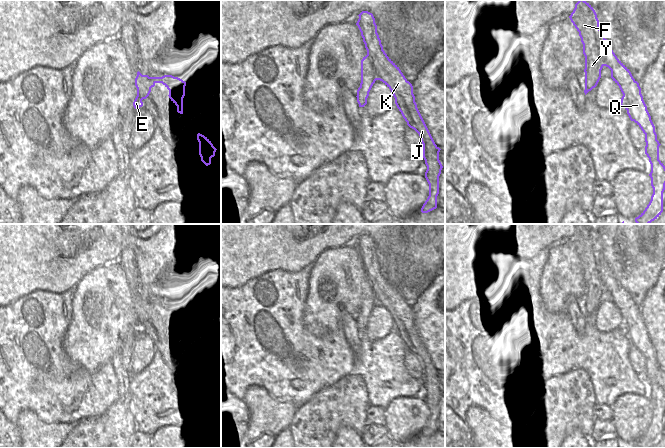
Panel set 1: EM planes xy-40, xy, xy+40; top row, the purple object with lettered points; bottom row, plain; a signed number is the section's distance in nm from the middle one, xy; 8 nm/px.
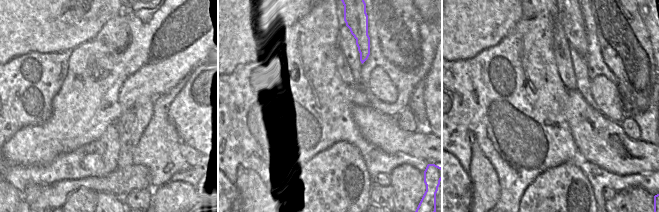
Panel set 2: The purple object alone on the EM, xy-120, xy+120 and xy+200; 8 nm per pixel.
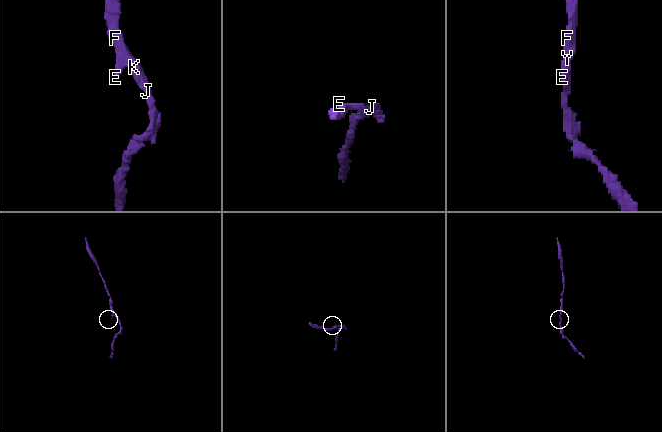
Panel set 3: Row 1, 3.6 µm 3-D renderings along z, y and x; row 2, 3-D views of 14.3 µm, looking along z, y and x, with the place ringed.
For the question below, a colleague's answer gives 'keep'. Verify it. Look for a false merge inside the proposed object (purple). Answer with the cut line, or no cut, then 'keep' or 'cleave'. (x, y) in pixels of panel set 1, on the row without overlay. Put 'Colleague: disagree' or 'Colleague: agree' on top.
Colleague: agree
no cut | keep

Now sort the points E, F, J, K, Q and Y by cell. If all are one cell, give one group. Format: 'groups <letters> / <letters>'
groups E F J K Q Y

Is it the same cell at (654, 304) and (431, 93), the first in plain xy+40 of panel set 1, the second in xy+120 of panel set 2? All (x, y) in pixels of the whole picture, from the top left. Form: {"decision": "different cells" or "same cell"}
{"decision": "same cell"}

